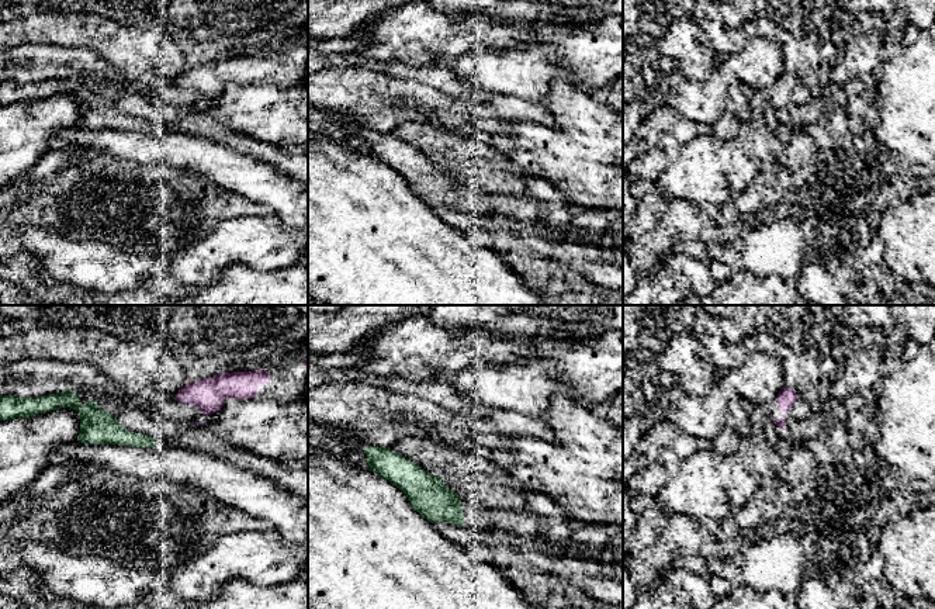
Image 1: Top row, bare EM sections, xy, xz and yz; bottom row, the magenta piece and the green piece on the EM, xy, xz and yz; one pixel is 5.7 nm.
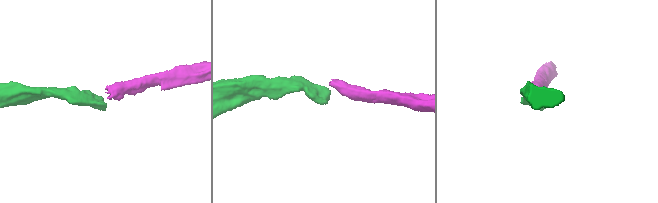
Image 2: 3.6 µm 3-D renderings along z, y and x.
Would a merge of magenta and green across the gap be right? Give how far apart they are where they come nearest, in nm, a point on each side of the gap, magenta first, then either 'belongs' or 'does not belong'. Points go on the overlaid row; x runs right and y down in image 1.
220 nm | xy (190, 424), (155, 442) | does not belong

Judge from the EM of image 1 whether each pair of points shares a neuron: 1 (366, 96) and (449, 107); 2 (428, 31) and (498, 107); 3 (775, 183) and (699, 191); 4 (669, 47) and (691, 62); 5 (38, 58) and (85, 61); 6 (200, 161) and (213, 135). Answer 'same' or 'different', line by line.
1: same
2: different
3: different
4: same
5: same
6: different

